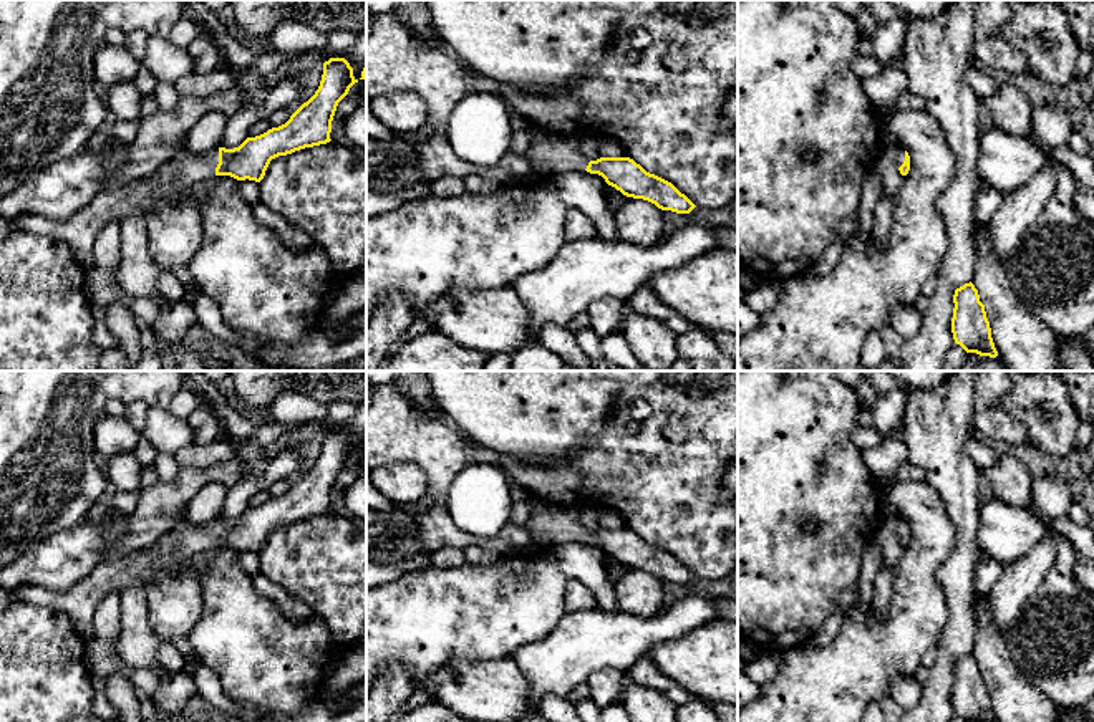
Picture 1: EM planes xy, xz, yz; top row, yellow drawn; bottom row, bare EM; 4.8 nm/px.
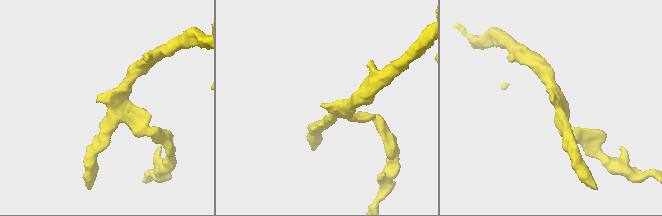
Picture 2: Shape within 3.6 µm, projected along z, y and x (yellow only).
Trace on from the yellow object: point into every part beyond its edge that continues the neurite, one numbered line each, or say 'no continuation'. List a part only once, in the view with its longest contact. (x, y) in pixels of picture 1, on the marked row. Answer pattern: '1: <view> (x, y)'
1: xy (140, 196)

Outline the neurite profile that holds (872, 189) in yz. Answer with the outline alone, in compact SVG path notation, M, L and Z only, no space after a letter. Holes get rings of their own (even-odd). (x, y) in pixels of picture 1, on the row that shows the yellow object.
M877 167L870 169L862 184L859 210L855 214L859 227L854 233L869 235L874 229L874 207L883 195L883 182Z

